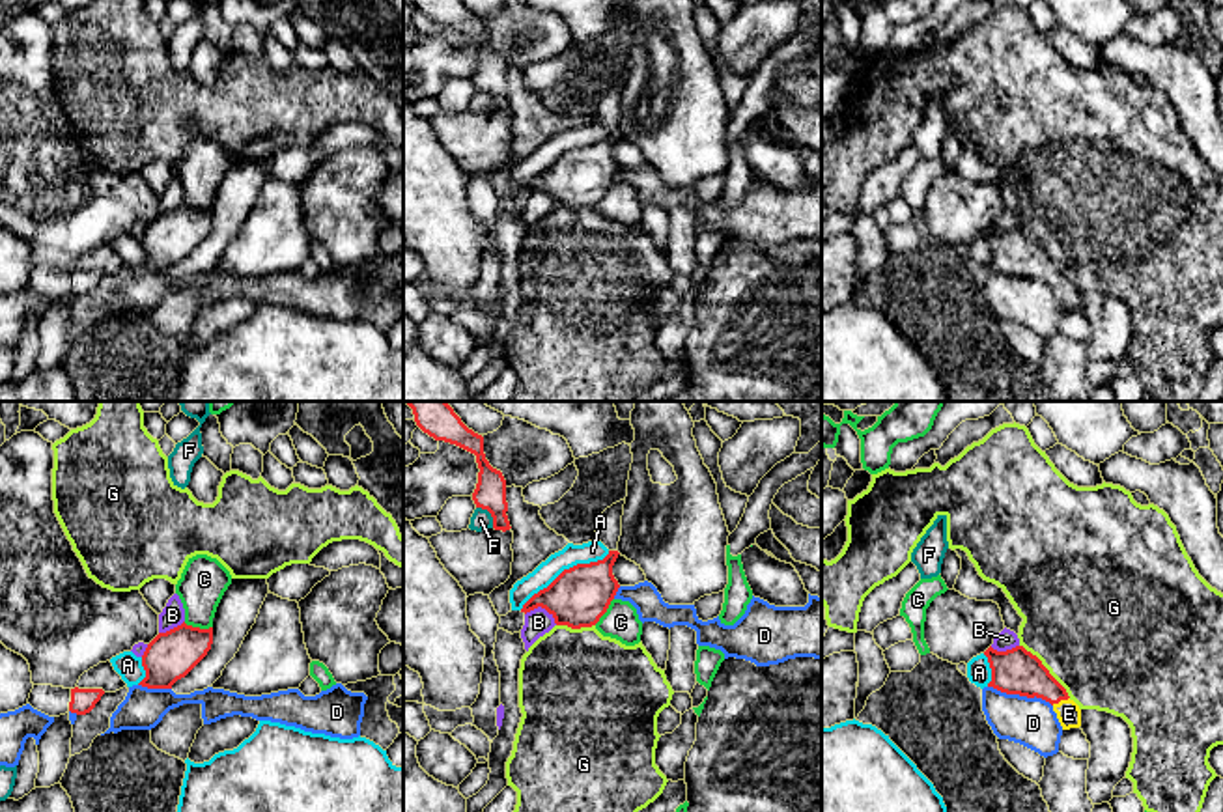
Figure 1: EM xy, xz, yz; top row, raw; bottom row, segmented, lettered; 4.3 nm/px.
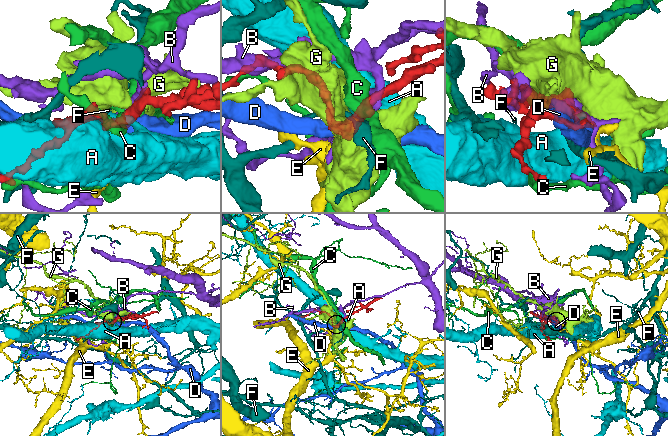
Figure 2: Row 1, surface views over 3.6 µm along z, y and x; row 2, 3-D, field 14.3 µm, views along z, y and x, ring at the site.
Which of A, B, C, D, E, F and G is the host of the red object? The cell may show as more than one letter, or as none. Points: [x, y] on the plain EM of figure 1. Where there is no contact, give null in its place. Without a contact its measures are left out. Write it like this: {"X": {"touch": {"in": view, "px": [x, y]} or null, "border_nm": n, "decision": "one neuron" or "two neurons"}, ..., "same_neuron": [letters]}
{"A": {"touch": {"in": "xz", "px": [564, 152]}, "border_nm": 460, "decision": "two neurons"}, "B": {"touch": {"in": "xz", "px": [542, 189]}, "border_nm": 150, "decision": "two neurons"}, "C": {"touch": {"in": "xy", "px": [198, 210]}, "border_nm": 130, "decision": "two neurons"}, "D": {"touch": {"in": "yz", "px": [1020, 277]}, "border_nm": 300, "decision": "two neurons"}, "E": {"touch": {"in": "yz", "px": [1059, 282]}, "border_nm": 90, "decision": "one neuron"}, "F": {"touch": {"in": "xz", "px": [490, 94]}, "border_nm": 120, "decision": "two neurons"}, "G": {"touch": {"in": "yz", "px": [1046, 251]}, "border_nm": 320, "decision": "two neurons"}, "same_neuron": ["E"]}

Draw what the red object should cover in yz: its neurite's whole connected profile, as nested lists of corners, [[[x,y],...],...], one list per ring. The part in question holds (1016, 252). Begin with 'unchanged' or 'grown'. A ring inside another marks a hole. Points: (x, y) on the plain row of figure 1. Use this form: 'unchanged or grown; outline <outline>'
grown; outline [[[990,228],[984,237],[991,250],[991,263],[988,269],[1006,276],[1036,278],[1049,284],[1062,312],[1081,308],[1079,287],[1068,278],[1066,271],[1049,256],[1036,237],[1023,228],[1006,233],[997,233]]]

